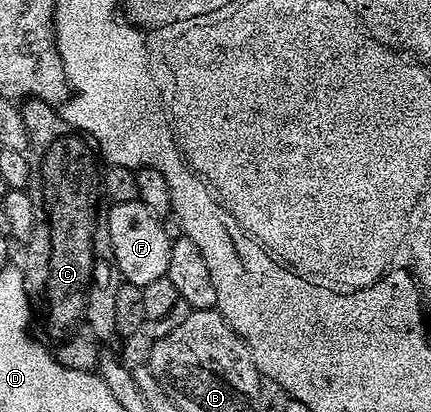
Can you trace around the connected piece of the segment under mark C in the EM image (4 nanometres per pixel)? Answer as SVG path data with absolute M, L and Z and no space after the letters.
M28 98L21 103L24 126L30 135L28 155L30 158L30 187L32 210L36 210L36 226L30 239L25 241L26 293L36 324L42 327L36 339L50 355L66 368L97 369L100 347L105 340L116 336L116 290L120 283L118 269L114 267L112 242L106 221L104 193L100 175L100 156L95 145L77 128L66 121L55 105L42 99Z

